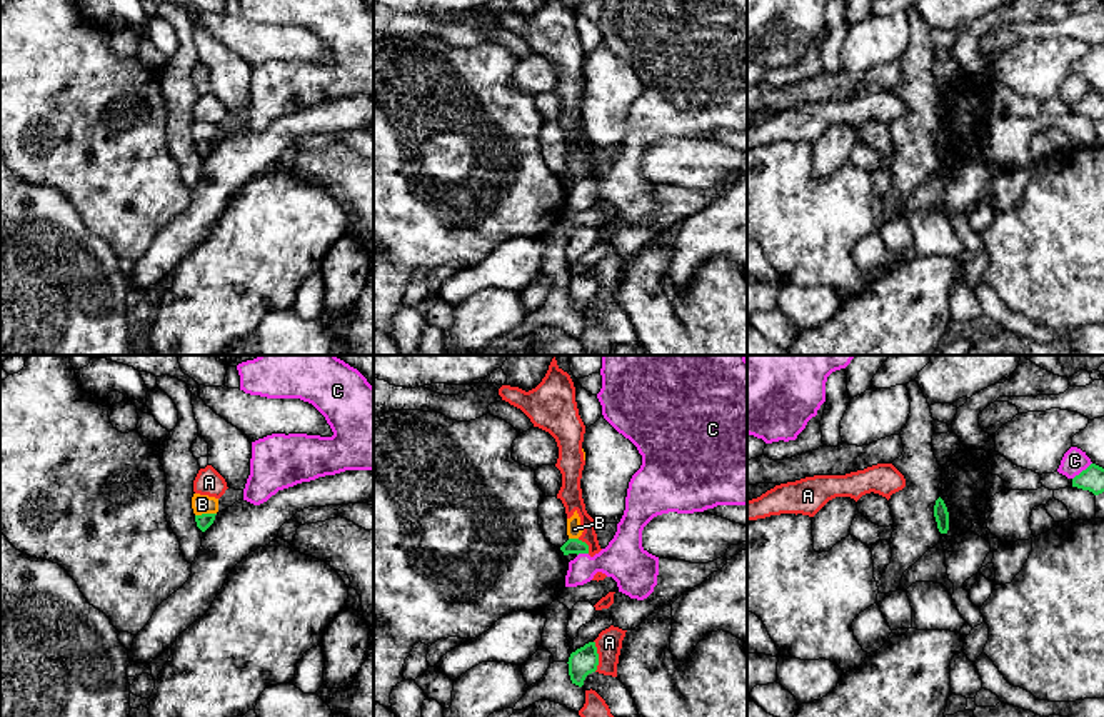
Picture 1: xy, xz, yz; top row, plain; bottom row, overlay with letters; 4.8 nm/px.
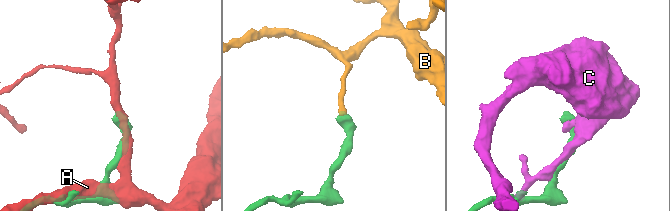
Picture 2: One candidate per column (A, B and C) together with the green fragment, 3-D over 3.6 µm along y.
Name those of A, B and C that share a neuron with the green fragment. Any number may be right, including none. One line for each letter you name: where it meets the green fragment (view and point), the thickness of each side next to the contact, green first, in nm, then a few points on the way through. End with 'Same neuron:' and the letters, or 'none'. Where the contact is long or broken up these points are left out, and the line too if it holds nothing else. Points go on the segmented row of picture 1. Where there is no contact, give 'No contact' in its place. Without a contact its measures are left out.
Same neuron: none

